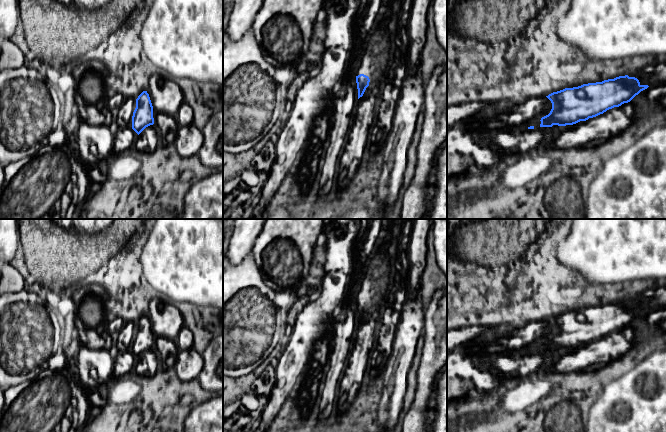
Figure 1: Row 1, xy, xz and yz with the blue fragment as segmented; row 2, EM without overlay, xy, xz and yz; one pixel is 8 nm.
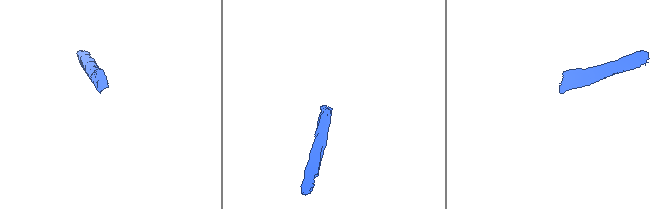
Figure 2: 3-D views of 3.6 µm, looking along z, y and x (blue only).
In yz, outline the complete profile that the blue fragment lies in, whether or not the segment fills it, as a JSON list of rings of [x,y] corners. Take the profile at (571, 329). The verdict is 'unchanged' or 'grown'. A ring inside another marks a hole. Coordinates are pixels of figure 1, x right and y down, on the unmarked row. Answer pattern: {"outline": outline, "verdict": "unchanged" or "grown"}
{"outline": [[[625,299],[602,306],[583,308],[578,311],[565,312],[553,316],[546,320],[552,327],[552,333],[548,339],[541,342],[540,351],[566,350],[586,345],[589,342],[603,338],[609,333],[630,326],[636,319],[648,311],[648,309],[641,309],[637,302]]], "verdict": "unchanged"}

